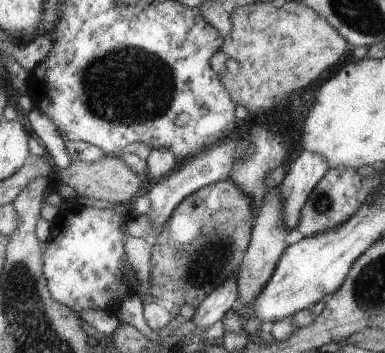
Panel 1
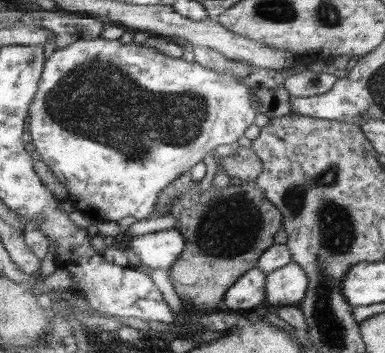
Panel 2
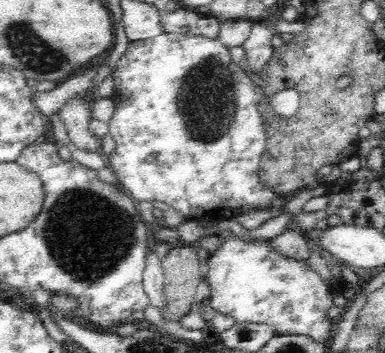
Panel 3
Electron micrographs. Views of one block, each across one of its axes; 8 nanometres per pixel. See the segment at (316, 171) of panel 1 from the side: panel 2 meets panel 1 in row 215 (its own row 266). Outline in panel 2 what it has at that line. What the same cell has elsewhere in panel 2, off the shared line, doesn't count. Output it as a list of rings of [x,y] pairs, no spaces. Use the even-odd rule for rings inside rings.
[[[297,262],[275,270],[273,274],[269,274],[269,300],[263,304],[263,310],[285,304],[299,306],[307,298],[309,284],[309,274]]]

